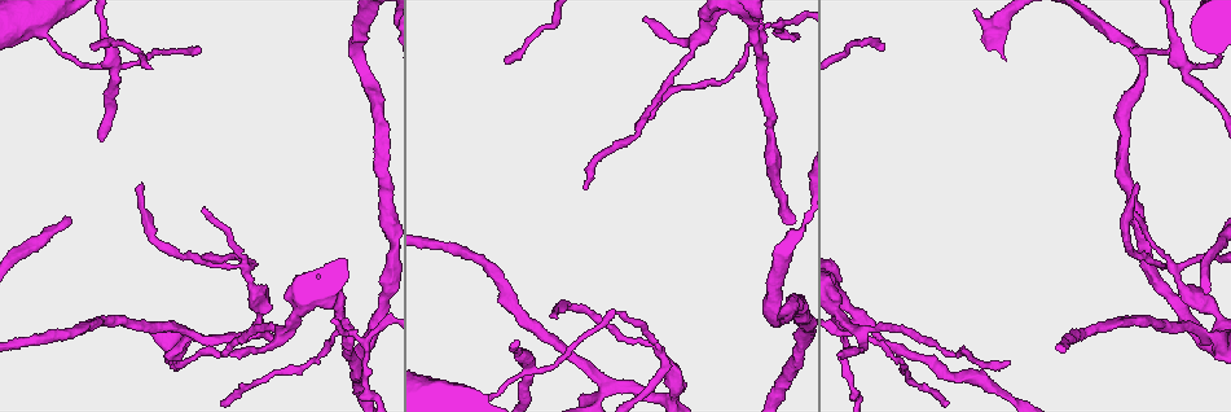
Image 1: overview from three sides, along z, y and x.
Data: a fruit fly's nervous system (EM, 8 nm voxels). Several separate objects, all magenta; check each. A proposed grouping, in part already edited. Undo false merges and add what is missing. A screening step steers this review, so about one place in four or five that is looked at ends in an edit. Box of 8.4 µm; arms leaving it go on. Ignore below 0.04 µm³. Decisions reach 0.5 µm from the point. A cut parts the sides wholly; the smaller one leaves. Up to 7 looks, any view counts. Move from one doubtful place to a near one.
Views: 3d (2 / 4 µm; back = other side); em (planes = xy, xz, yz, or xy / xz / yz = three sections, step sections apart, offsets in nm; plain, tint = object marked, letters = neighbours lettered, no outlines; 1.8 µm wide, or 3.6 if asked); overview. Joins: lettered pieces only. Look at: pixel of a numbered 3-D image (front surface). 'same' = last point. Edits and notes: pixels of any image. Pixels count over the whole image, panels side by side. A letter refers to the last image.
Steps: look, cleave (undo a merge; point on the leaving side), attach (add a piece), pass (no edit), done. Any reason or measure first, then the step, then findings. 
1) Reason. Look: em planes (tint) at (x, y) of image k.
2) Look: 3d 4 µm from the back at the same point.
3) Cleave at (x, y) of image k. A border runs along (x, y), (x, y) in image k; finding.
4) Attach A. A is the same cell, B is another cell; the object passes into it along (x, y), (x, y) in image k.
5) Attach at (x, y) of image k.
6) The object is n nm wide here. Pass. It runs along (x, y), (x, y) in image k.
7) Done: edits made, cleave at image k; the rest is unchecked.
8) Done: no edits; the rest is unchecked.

Abrupt turn. Look: em planes (letters) at (1176, 270) of image 1.

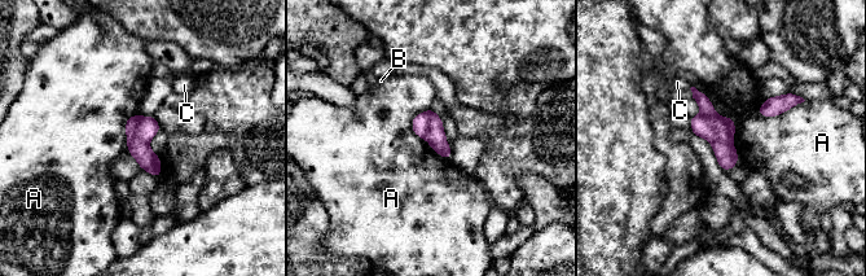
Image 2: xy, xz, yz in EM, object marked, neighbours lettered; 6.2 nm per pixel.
The longest contact is with A, 360 nm. Cleave at (148, 127) of image 2. A, B and C are other cells; a border runs along (139, 117), (137, 135), (146, 143) in image 2; a second cell is stuck on.

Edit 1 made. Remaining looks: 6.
Thin end. Look: em yz step 8 (tint) at (1007, 363) of image 1.

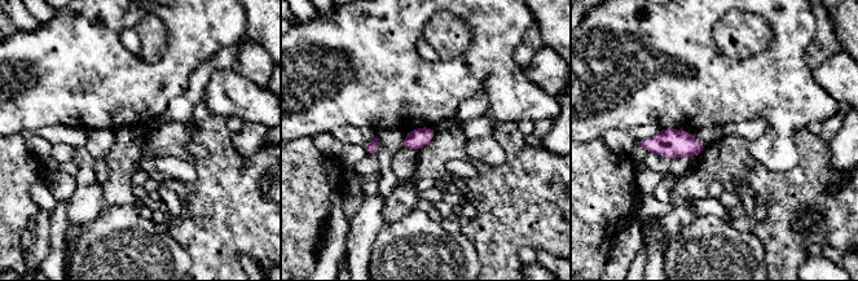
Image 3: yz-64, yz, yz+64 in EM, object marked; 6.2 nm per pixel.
Look: em planes (letters) at the same point.

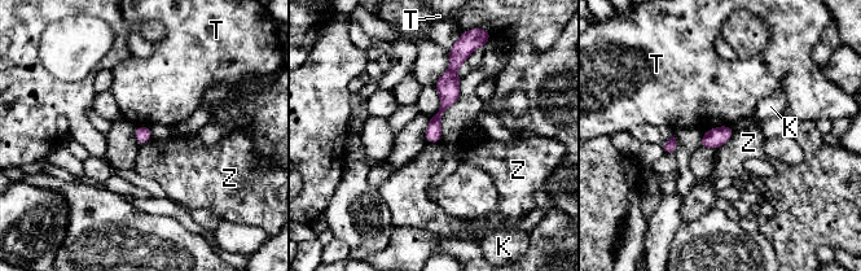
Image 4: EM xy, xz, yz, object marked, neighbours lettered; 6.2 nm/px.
The object is 100 nm wide here. Pass. K, T and Z are other cells; a border runs along (734, 131), (716, 148) in image 4; no lettered piece goes on from it.

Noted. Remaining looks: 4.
Narrows sharply. Look: em planes (plain) at (860, 318) of image 1.

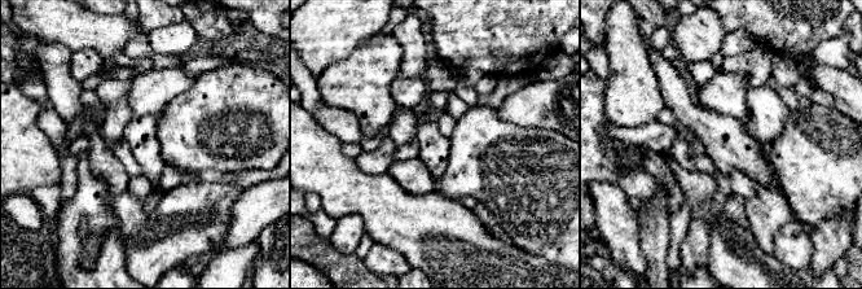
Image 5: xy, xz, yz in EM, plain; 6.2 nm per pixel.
Look: em planes (letters) at the same point.

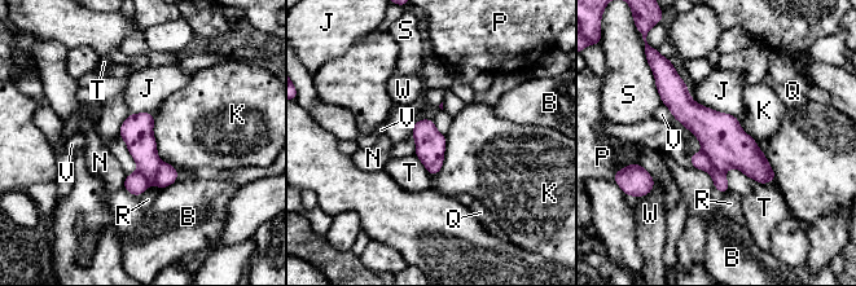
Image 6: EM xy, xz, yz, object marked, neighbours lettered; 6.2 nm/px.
The object is 190 nm wide here. Cleave at (699, 161) of image 6. B, J, K, N, P, Q, R, S, T, V and W are other cells; a border runs along (702, 152), (724, 175) in image 6; a second cell is stuck on.

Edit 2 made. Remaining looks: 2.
Done: edits made, cleave at image 2, cleave at image 6; the rest is unchecked.

